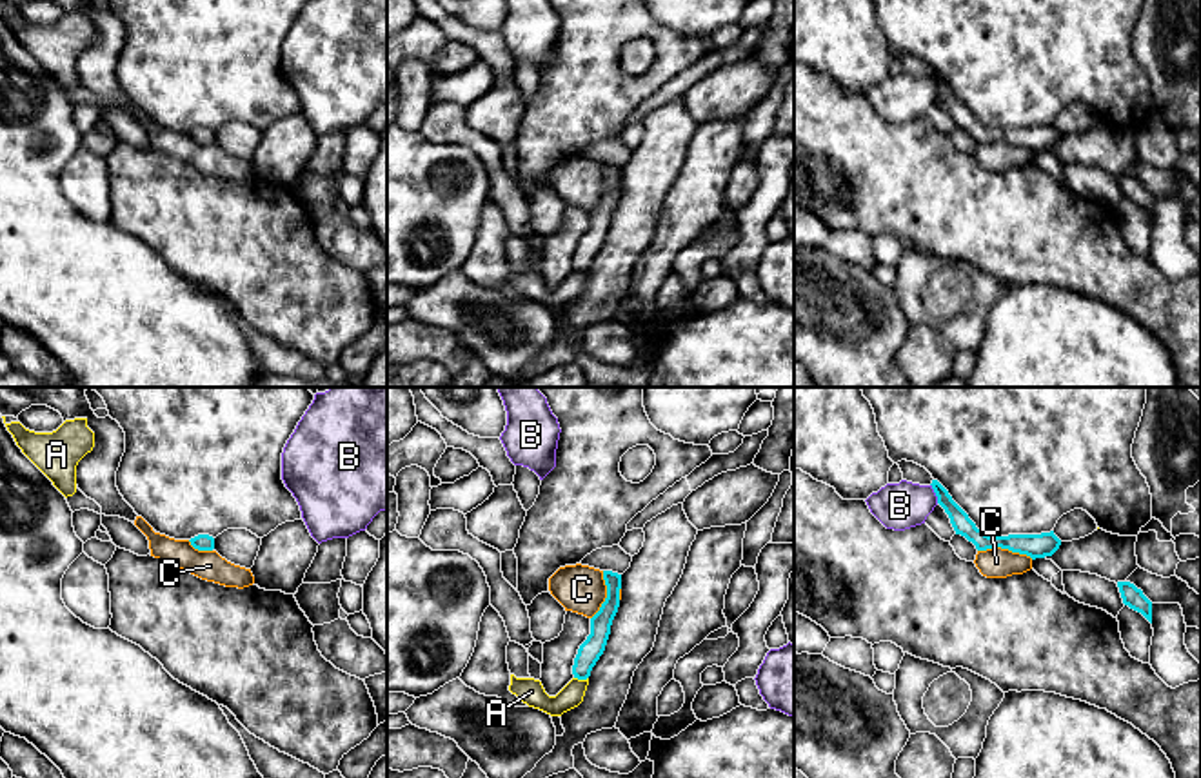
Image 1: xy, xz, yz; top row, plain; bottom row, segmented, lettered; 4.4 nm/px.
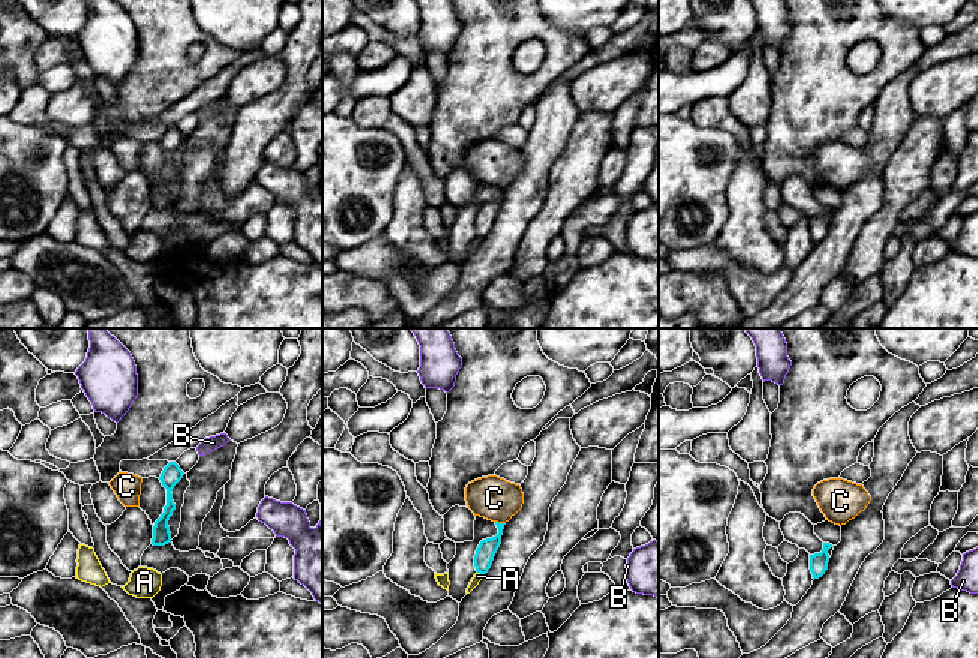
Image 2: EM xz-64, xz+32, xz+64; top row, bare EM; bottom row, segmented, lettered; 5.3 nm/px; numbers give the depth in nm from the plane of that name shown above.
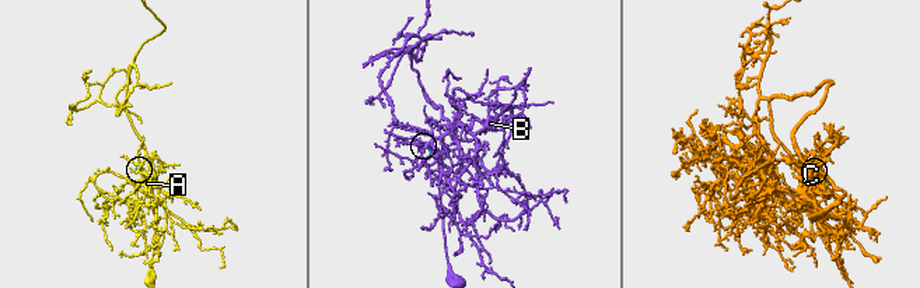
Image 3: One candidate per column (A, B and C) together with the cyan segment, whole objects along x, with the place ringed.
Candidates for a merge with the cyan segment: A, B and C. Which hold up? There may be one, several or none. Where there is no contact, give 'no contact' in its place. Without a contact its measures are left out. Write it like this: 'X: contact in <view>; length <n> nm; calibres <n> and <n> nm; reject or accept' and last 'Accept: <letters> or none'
A: contact in xz; length 60 nm; calibres 100 and 120 nm; reject
B: contact in yz; length 90 nm; calibres 90 and 200 nm; reject
C: contact in yz; length 260 nm; calibres 110 and 130 nm; reject
Accept: none

